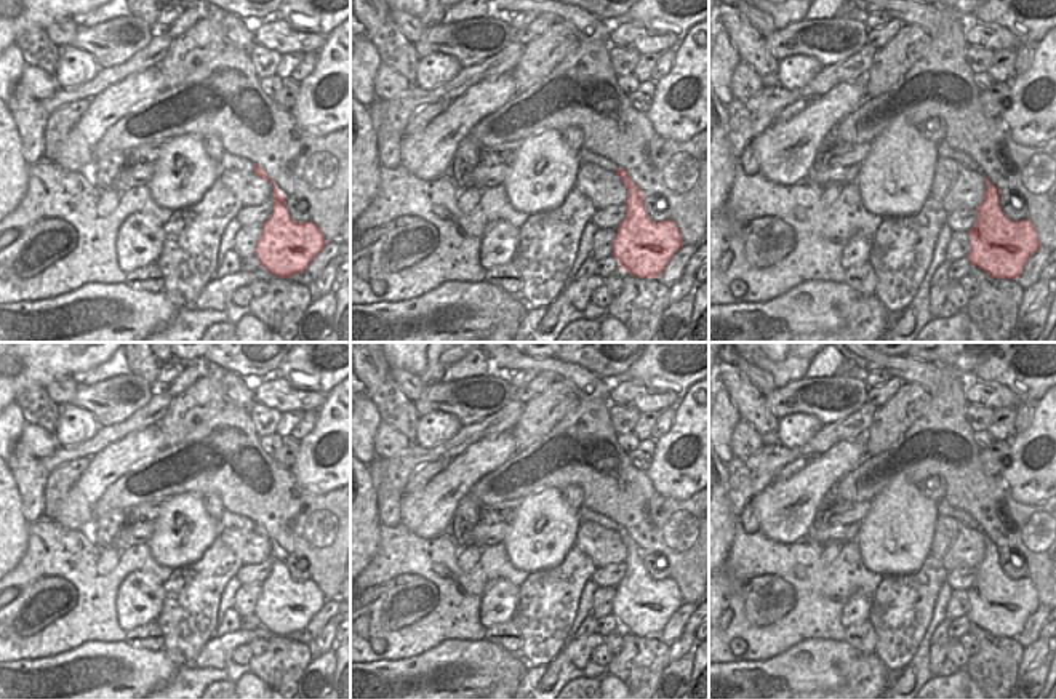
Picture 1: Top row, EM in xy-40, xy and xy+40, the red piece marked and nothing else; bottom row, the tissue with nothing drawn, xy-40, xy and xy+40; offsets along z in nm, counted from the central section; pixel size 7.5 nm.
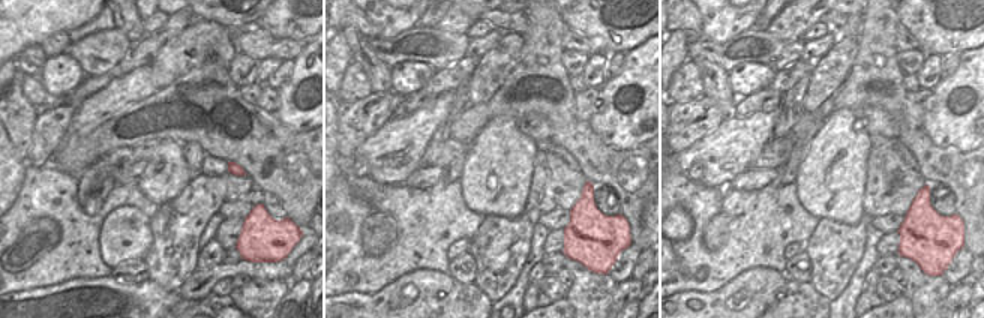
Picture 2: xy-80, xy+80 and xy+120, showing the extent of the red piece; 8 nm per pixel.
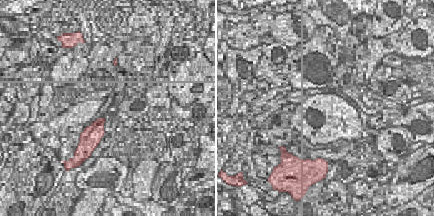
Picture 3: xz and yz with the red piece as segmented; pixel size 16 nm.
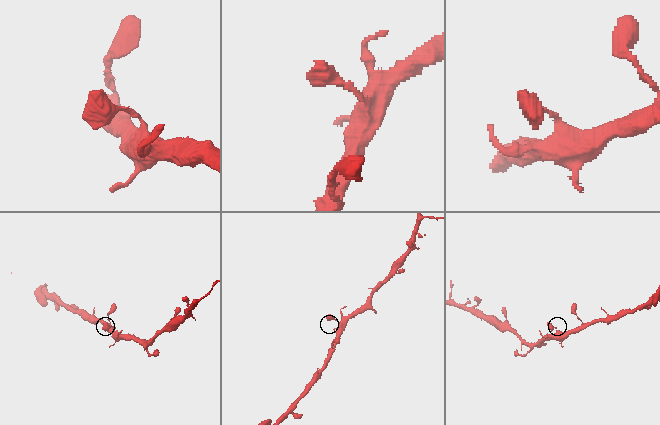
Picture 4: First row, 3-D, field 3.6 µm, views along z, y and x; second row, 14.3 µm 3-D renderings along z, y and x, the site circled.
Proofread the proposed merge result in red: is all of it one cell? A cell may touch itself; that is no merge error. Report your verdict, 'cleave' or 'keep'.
keep

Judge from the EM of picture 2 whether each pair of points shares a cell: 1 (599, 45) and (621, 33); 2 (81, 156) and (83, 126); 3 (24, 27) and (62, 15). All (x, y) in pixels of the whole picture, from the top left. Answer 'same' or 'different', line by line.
1: different
2: different
3: same

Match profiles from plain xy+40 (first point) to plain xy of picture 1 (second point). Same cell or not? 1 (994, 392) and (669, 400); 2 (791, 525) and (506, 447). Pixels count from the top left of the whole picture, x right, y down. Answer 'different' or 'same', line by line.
1: same
2: same

